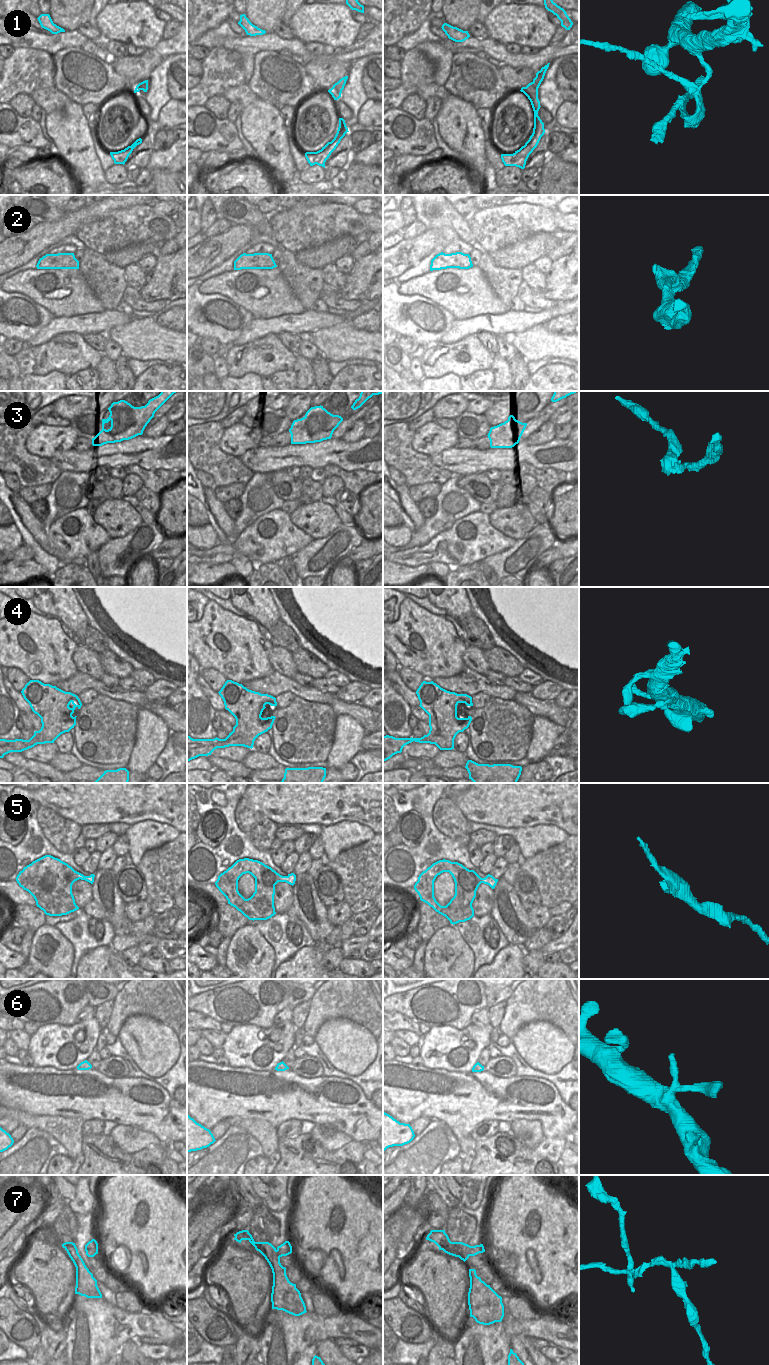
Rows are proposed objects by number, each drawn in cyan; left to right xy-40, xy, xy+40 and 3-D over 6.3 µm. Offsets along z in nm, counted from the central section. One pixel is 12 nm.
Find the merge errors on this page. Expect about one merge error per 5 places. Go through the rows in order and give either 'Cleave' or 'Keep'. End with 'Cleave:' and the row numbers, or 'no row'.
1: Cleave
2: Keep
3: Keep
4: Keep
5: Keep
6: Keep
7: Cleave
Cleave: 1, 7.

